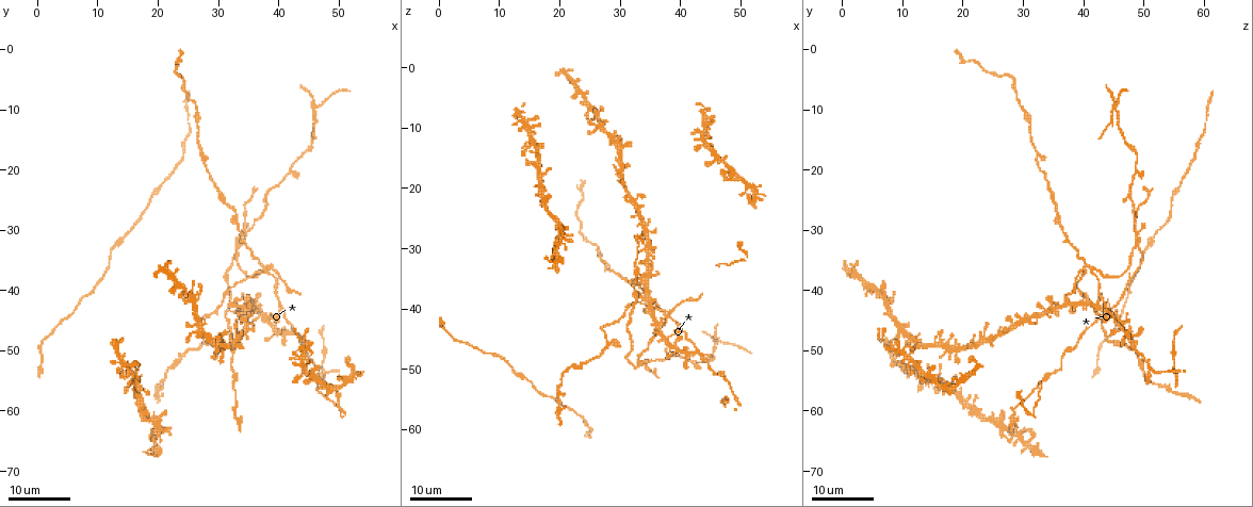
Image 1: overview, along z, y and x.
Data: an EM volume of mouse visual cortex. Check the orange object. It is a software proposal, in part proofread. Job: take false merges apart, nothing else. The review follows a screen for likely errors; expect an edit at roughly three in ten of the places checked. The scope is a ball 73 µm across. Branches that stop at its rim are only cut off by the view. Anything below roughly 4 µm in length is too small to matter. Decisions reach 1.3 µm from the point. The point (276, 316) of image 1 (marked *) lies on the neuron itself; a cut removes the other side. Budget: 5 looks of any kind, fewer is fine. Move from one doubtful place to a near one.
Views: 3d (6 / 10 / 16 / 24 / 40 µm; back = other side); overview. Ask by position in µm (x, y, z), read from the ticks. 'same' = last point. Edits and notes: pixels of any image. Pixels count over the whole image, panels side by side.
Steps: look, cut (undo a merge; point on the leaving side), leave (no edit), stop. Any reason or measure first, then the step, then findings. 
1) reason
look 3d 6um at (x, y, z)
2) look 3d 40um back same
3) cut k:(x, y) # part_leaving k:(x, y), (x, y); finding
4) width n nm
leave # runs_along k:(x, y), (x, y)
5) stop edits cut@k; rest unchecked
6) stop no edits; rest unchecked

three arms meet
look 3d 24um at (40.5, 43.5, 44.0)

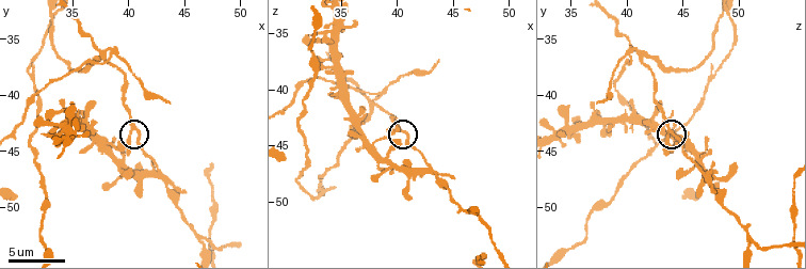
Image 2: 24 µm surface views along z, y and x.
look 3d 6um at (40.8, 43.2, 43.8)

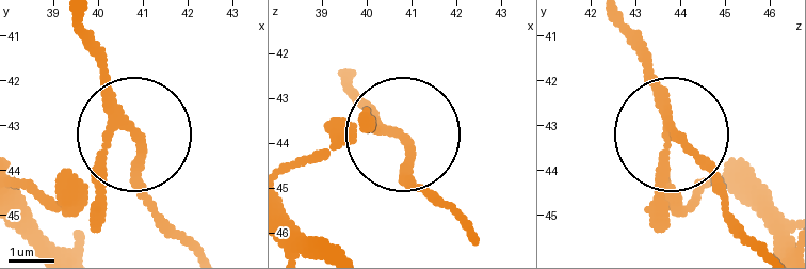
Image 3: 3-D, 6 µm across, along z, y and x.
arms 3
leave # runs_along 3:(82, 179), (131, 125), (82, 37); all the same neuron

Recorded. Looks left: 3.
looks like a crossing
look 3d 6um at (37.8, 36.6, 41.8)

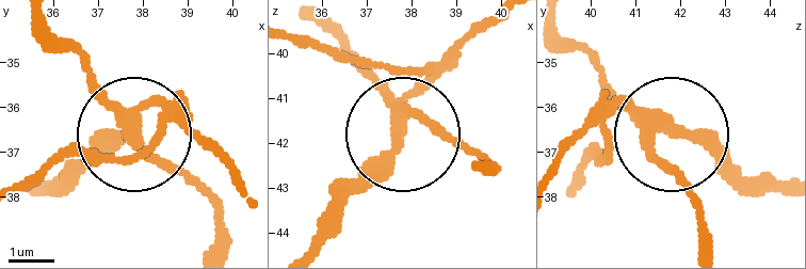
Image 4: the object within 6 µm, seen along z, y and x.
look 3d 6um back at (37.65, 36.55, 41.95)

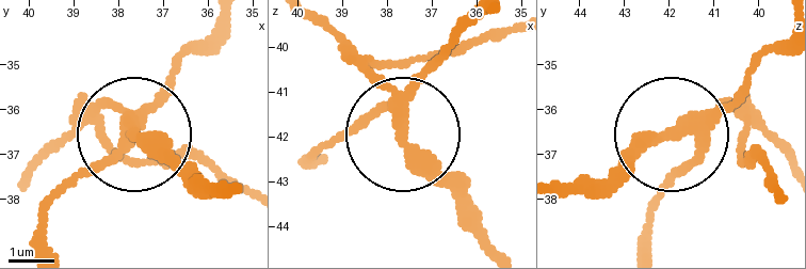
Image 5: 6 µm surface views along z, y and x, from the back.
cut 5:(166, 145) # part_leaving 5:(129, 125), (187, 183), (221, 183); two neurons meet here

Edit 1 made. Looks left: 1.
four-way junction
look 3d 10um at (42.6, 47.2, 47.2)

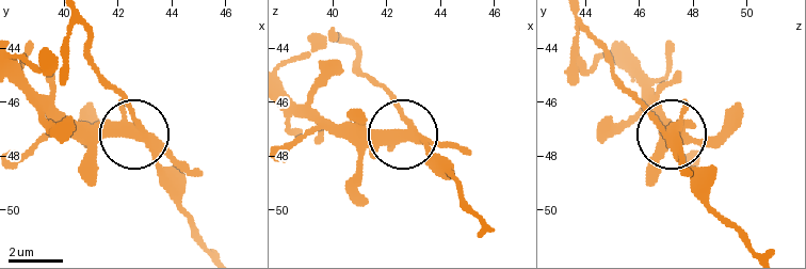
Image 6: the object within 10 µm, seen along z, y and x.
arms 4
leave # runs_along 6:(323, 42), (353, 47), (403, 125), (369, 145), (351, 185); continuous, no second neuron

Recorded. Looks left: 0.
stop edits cut@5; rest unchecked

